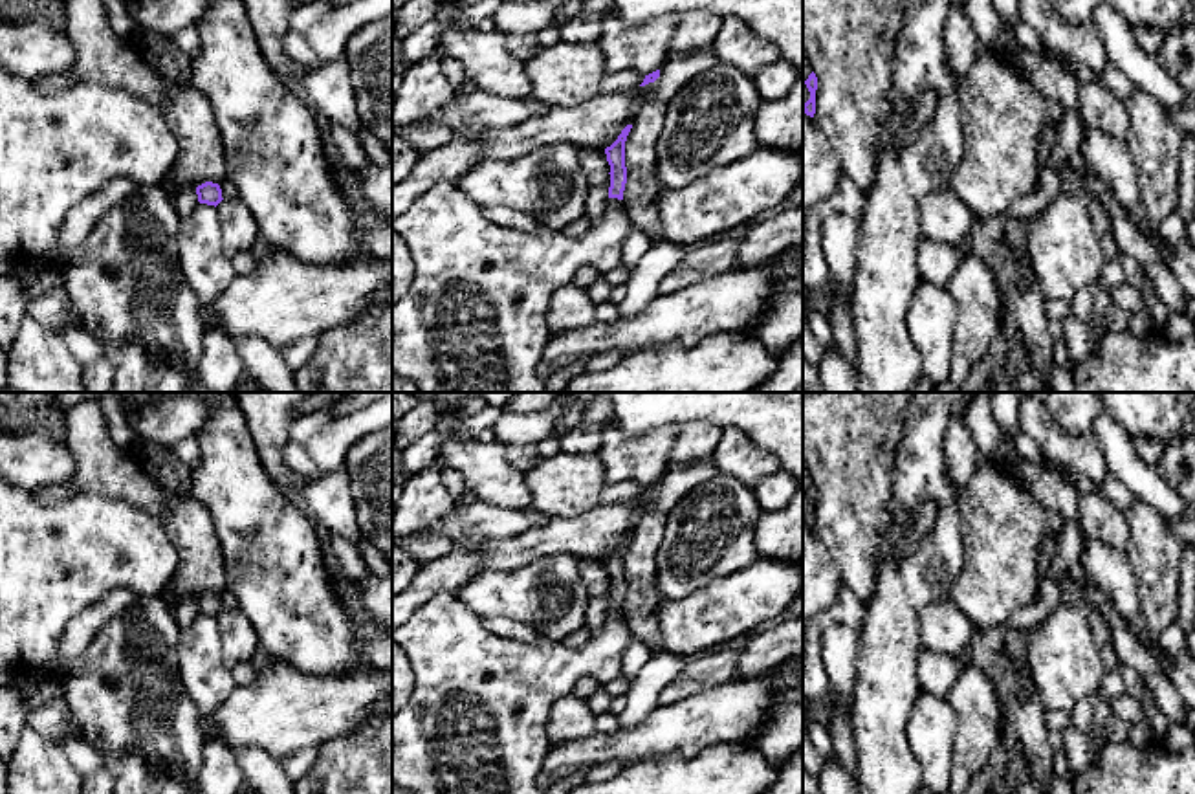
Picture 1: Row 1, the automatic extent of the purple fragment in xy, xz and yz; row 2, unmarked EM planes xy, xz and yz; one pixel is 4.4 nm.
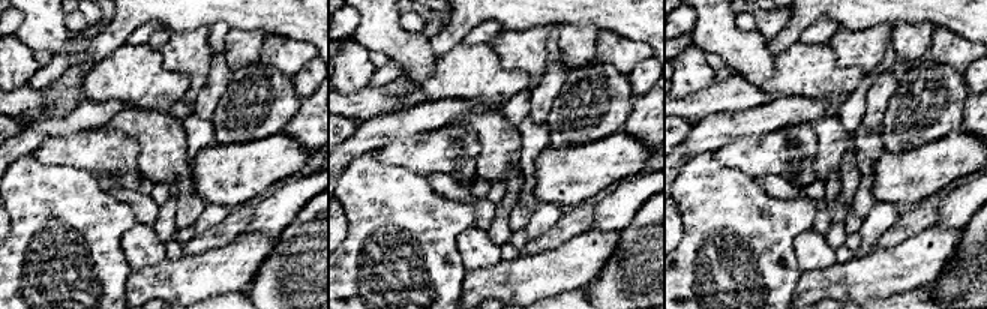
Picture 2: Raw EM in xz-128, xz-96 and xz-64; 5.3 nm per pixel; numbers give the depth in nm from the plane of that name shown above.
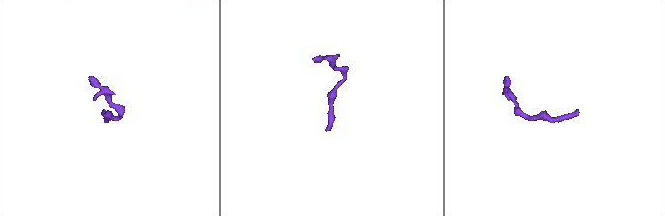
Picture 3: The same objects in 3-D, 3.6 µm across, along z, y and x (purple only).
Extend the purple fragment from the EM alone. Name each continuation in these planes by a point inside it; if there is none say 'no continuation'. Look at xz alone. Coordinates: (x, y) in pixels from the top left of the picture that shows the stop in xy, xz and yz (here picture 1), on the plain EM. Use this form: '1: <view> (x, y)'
1: xz (598, 607)

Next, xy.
1: xy (186, 611)

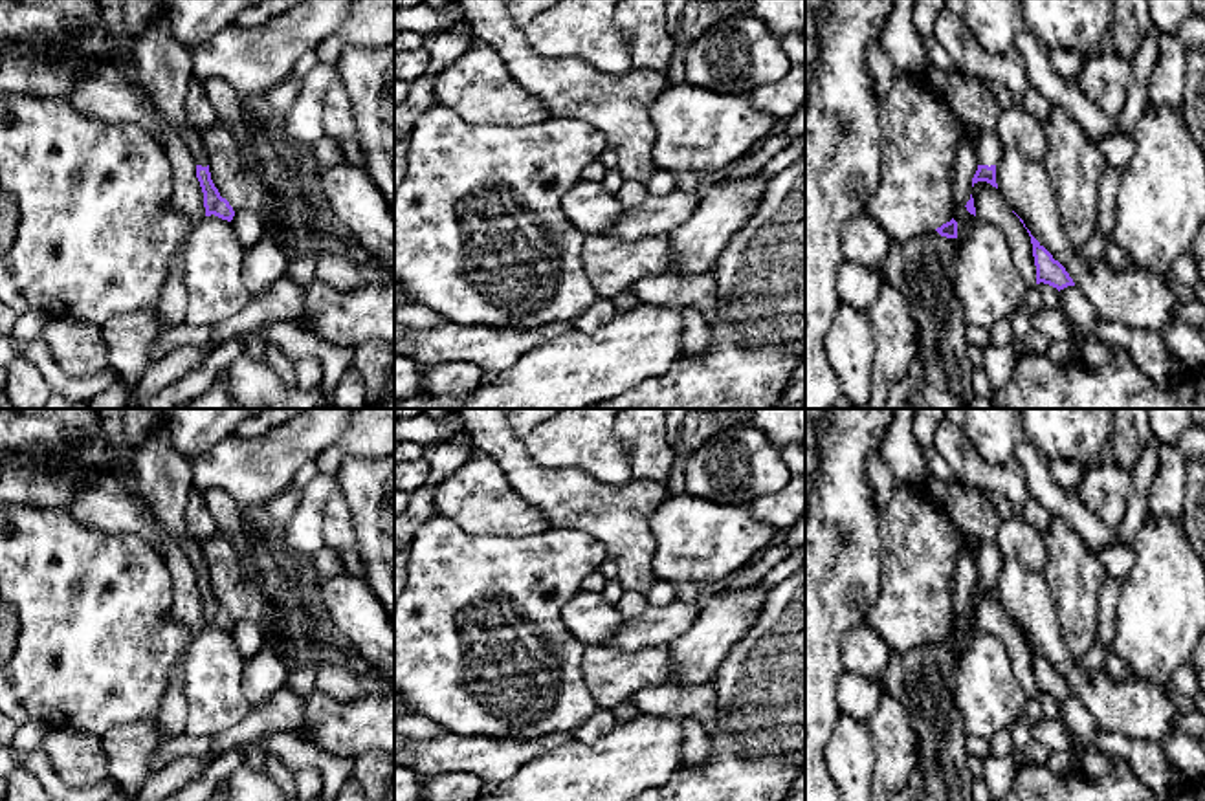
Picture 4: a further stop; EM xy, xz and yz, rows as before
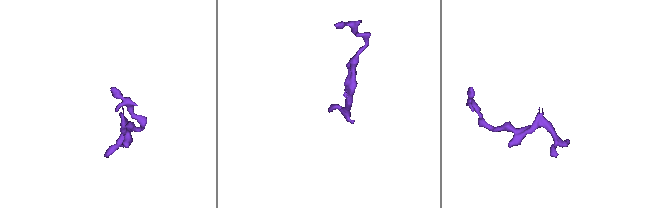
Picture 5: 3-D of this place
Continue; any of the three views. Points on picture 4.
1: yz (987, 554)

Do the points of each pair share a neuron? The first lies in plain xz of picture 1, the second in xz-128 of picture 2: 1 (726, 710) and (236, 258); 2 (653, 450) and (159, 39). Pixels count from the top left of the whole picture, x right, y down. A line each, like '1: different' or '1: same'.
1: same
2: different

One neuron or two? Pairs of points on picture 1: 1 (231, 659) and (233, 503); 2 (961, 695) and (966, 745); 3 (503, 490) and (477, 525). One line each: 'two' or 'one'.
1: two
2: one
3: two

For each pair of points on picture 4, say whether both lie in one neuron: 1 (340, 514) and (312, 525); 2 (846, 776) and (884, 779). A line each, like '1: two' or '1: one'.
1: two
2: two

